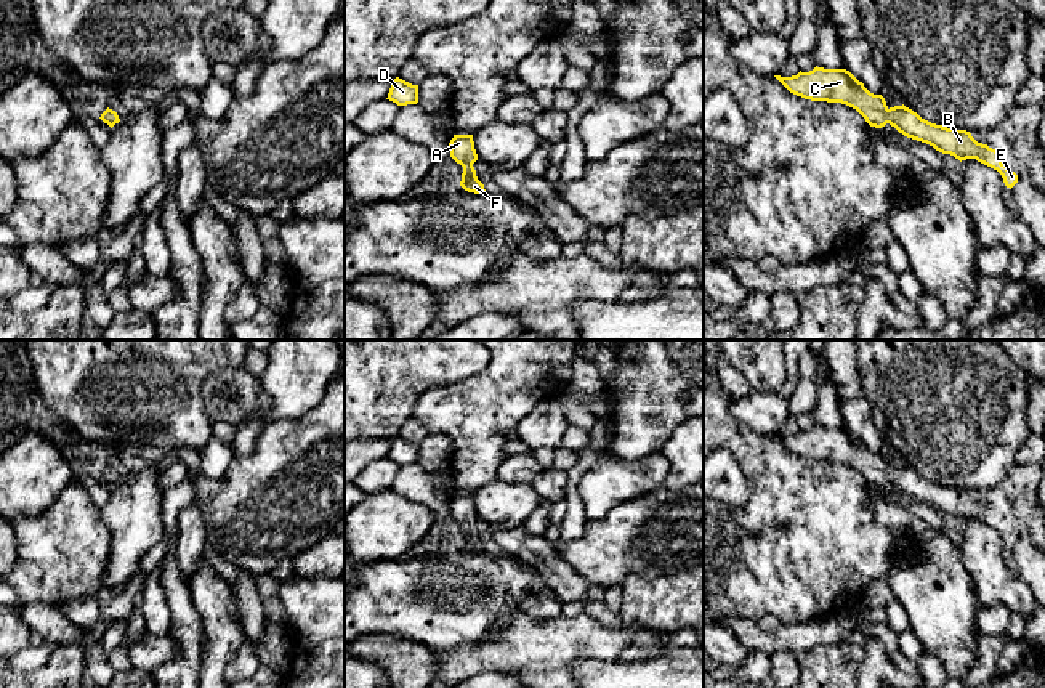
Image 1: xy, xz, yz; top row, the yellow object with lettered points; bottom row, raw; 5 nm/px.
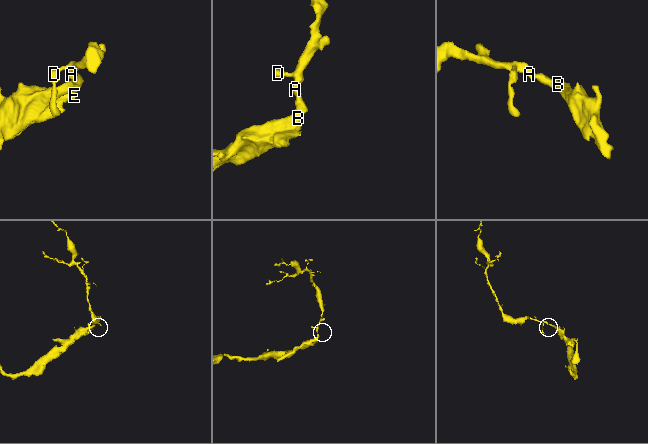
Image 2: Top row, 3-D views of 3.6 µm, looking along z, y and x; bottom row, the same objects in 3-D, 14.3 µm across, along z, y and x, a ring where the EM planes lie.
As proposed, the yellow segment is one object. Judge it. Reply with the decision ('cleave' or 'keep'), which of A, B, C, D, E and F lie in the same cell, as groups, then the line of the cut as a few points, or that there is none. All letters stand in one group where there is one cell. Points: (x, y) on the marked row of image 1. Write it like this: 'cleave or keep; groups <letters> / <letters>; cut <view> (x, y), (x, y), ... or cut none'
keep; groups A B C D E F; cut none

